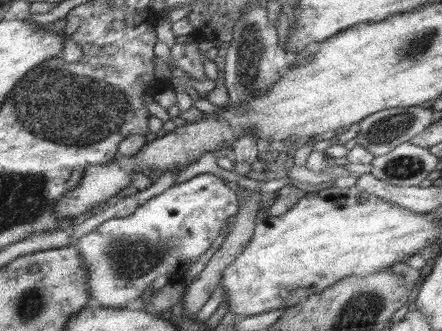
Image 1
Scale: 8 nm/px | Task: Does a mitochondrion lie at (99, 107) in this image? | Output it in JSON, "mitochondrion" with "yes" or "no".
{"mitochondrion":"yes"}

